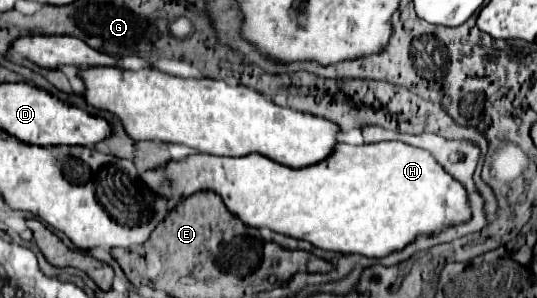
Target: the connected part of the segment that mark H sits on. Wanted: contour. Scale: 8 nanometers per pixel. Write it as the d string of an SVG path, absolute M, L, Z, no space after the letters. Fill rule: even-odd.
M383 141L371 145L337 143L331 155L315 165L289 169L259 153L245 157L215 157L193 153L183 159L171 159L165 167L155 167L139 175L141 183L155 195L179 203L197 191L215 191L225 207L249 227L269 227L295 239L305 239L319 249L335 253L359 253L365 257L385 257L409 245L419 233L437 233L443 227L457 225L471 217L467 193L439 163L423 149L401 141Z

